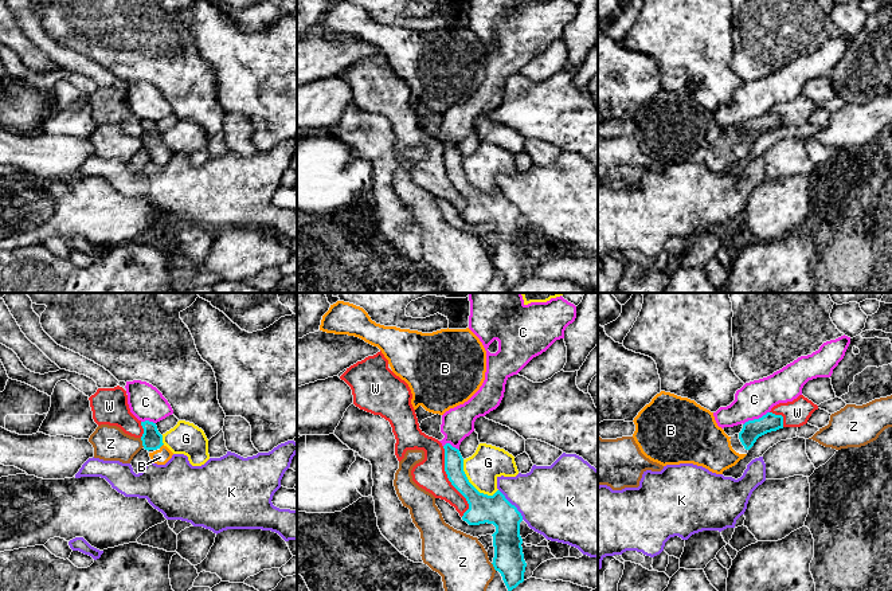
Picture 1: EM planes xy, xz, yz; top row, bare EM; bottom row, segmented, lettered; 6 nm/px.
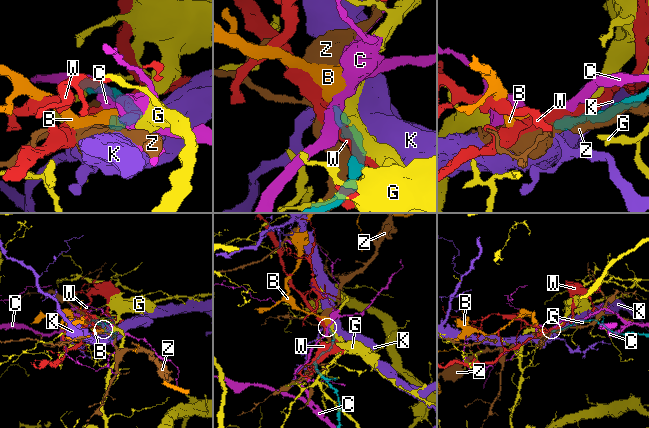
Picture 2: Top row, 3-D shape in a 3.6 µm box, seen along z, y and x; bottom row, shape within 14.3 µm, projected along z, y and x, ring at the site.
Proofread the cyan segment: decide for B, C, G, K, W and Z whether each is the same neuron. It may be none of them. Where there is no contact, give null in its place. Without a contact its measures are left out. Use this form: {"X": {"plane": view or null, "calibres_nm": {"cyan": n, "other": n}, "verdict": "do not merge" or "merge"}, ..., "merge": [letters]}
{"B": {"plane": "xy", "calibres_nm": {"cyan": 120, "other": 90}, "verdict": "merge"}, "C": {"plane": "yz", "calibres_nm": {"cyan": 120, "other": 220}, "verdict": "do not merge"}, "G": {"plane": "xz", "calibres_nm": {"cyan": 180, "other": 200}, "verdict": "do not merge"}, "K": {"plane": "xz", "calibres_nm": {"cyan": 180, "other": 420}, "verdict": "do not merge"}, "W": {"plane": "xz", "calibres_nm": {"cyan": 160, "other": 190}, "verdict": "do not merge"}, "Z": {"plane": "xy", "calibres_nm": {"cyan": 120, "other": 200}, "verdict": "do not merge"}, "merge": ["B"]}

